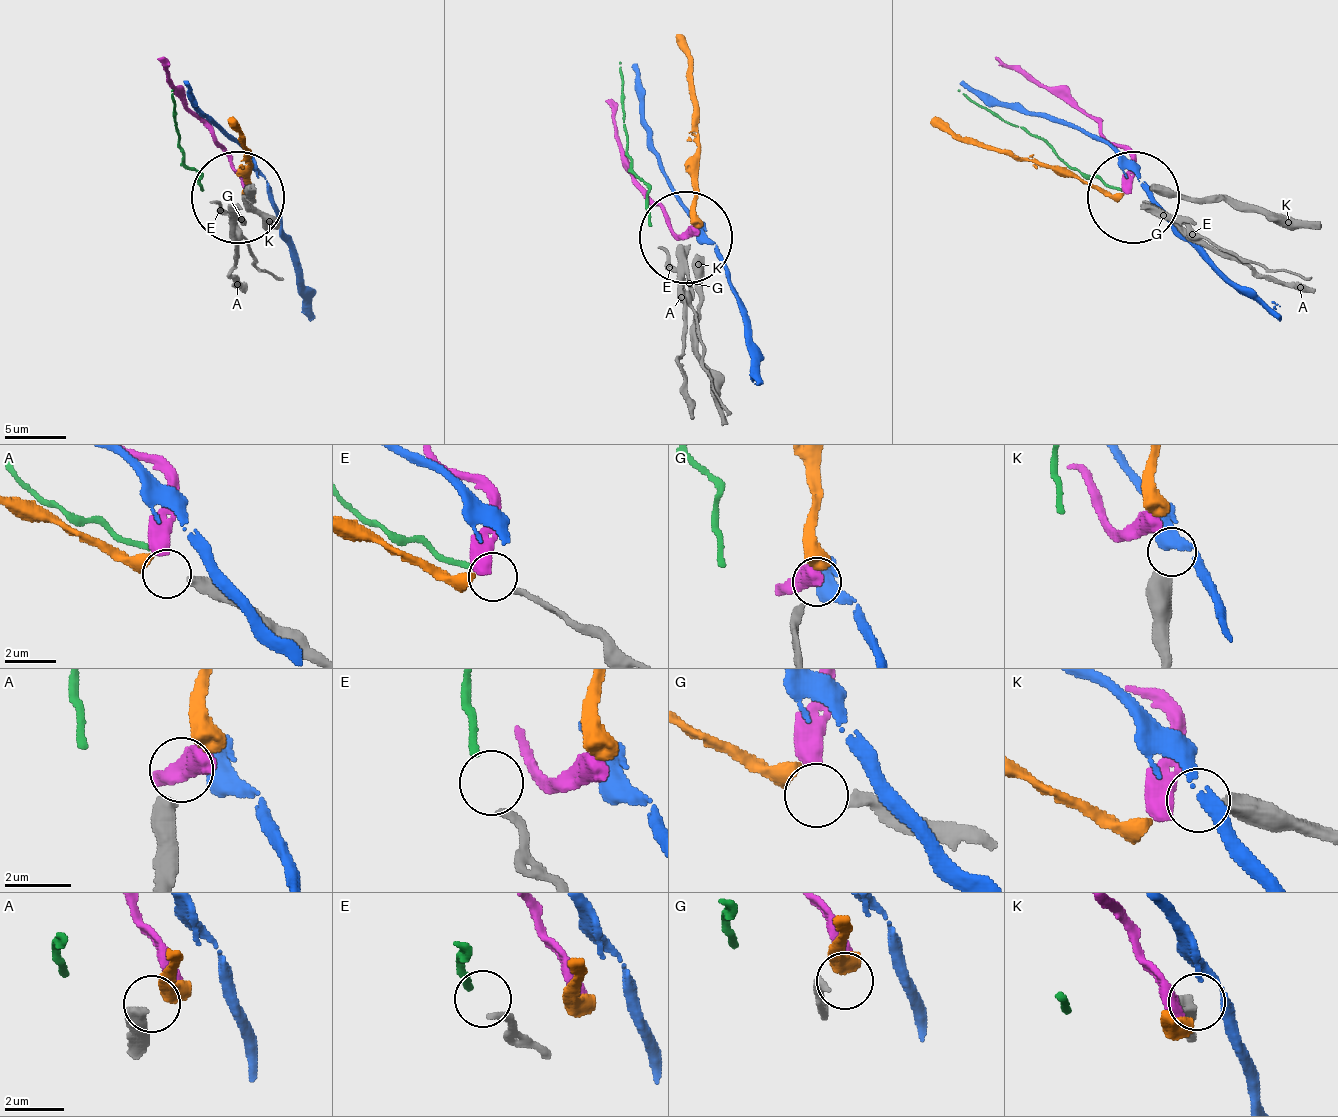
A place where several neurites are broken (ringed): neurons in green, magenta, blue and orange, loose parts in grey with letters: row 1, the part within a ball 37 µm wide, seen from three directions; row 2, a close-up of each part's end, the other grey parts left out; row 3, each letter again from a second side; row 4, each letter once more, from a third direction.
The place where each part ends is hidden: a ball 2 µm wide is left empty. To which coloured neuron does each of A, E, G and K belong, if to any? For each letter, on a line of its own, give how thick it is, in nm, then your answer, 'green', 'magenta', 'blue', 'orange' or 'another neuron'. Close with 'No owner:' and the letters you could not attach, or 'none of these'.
A: 500 nm | magenta
E: 240 nm | green
G: 300 nm | orange
K: 600 nm | another neuron
No owner: K

